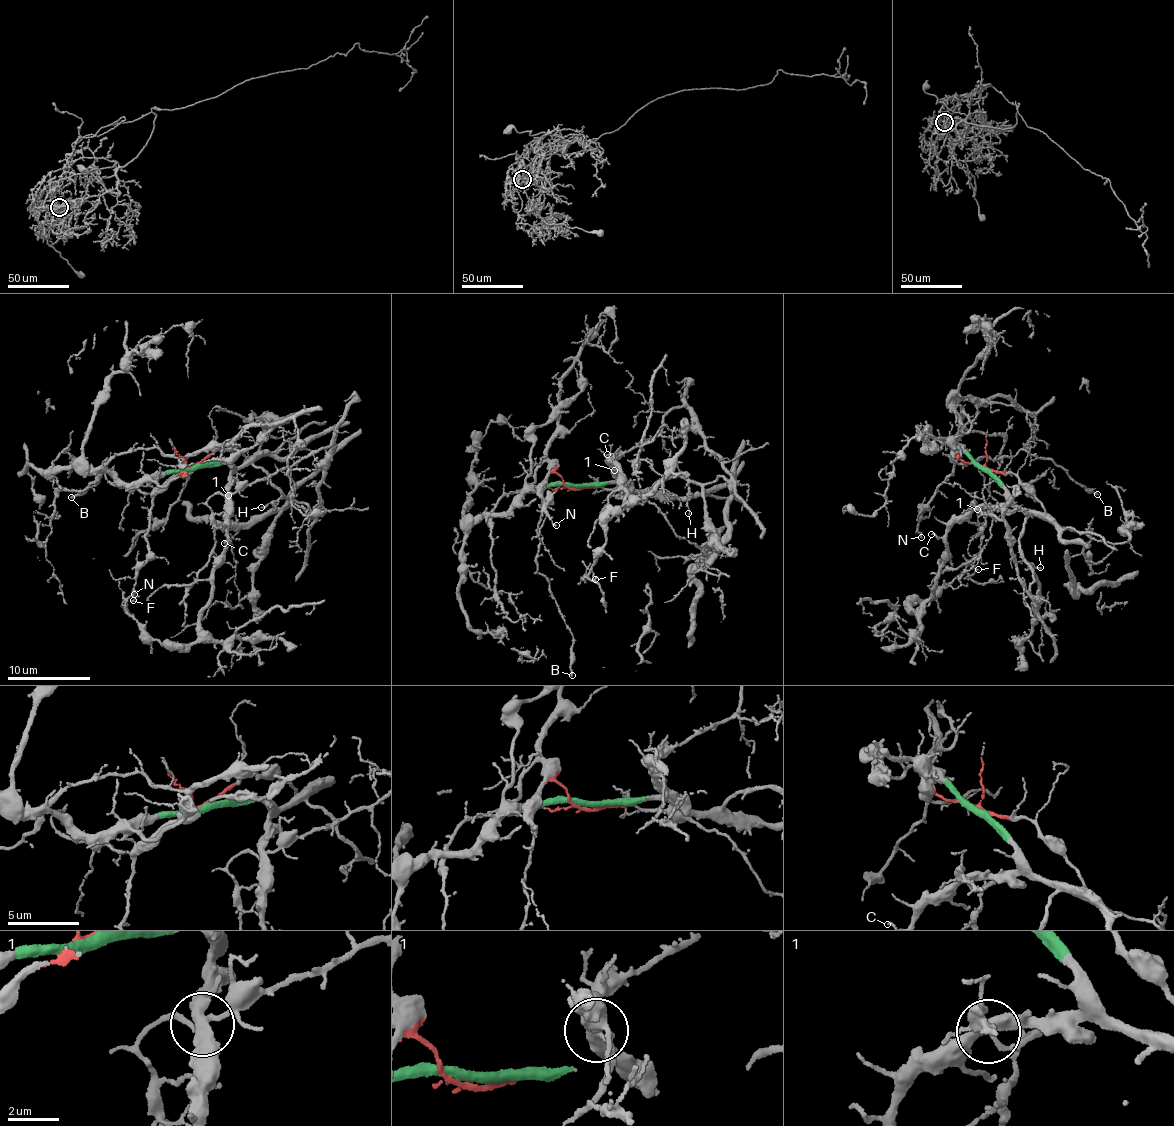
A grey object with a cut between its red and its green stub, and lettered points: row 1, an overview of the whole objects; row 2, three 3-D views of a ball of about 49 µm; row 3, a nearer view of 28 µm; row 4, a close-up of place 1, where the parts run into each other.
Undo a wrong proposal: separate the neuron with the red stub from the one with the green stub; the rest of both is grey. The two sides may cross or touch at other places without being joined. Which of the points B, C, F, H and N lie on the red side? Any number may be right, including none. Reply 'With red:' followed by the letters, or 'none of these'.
With red: B, N

